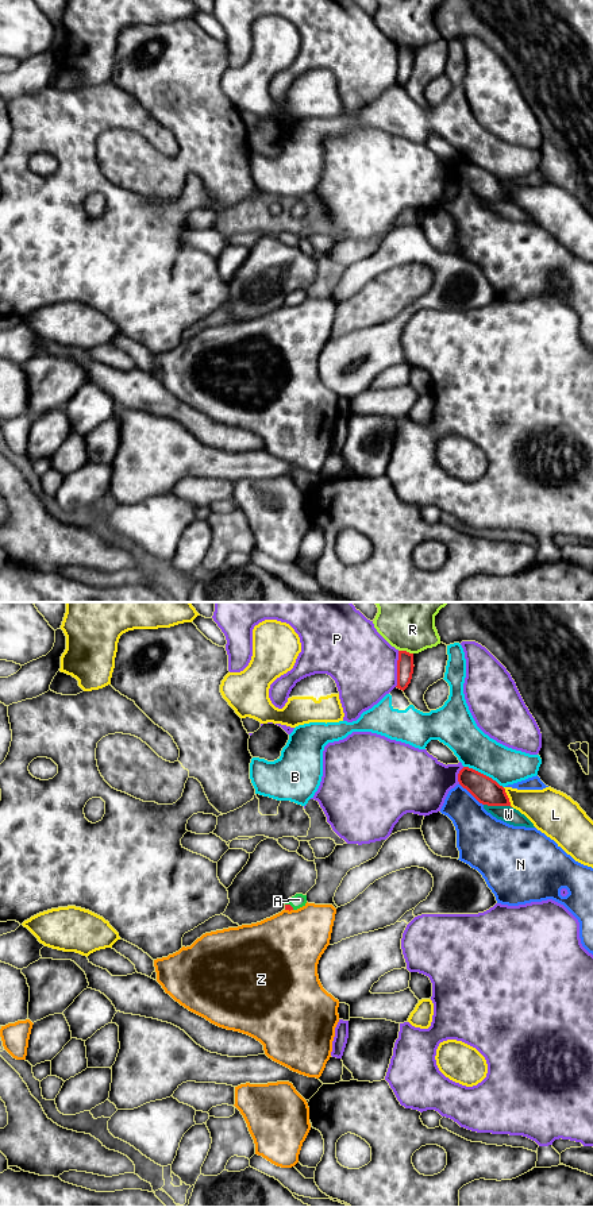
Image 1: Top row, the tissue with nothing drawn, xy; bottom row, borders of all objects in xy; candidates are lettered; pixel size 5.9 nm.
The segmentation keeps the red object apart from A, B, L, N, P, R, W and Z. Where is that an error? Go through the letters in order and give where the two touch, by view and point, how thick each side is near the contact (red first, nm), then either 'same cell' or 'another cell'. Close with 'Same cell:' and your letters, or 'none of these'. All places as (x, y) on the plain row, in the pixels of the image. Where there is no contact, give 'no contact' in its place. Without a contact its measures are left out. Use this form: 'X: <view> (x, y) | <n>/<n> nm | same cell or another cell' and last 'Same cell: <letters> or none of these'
A: xy (289, 300) | 40/80 nm | same cell
B: xy (482, 169) | 160/220 nm | another cell
L: xy (507, 192) | 160/240 nm | another cell
N: xy (472, 189) | 160/280 nm | another cell
P: xy (397, 64) | 100/400 nm | another cell
R: xy (405, 46) | 100/280 nm | another cell
W: xy (497, 200) | 160/100 nm | another cell
Z: xy (289, 305) | 40/440 nm | another cell
Same cell: A

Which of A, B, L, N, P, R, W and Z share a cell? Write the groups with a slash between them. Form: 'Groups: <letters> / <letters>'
Groups: A / B / L / N / P / R / W / Z

